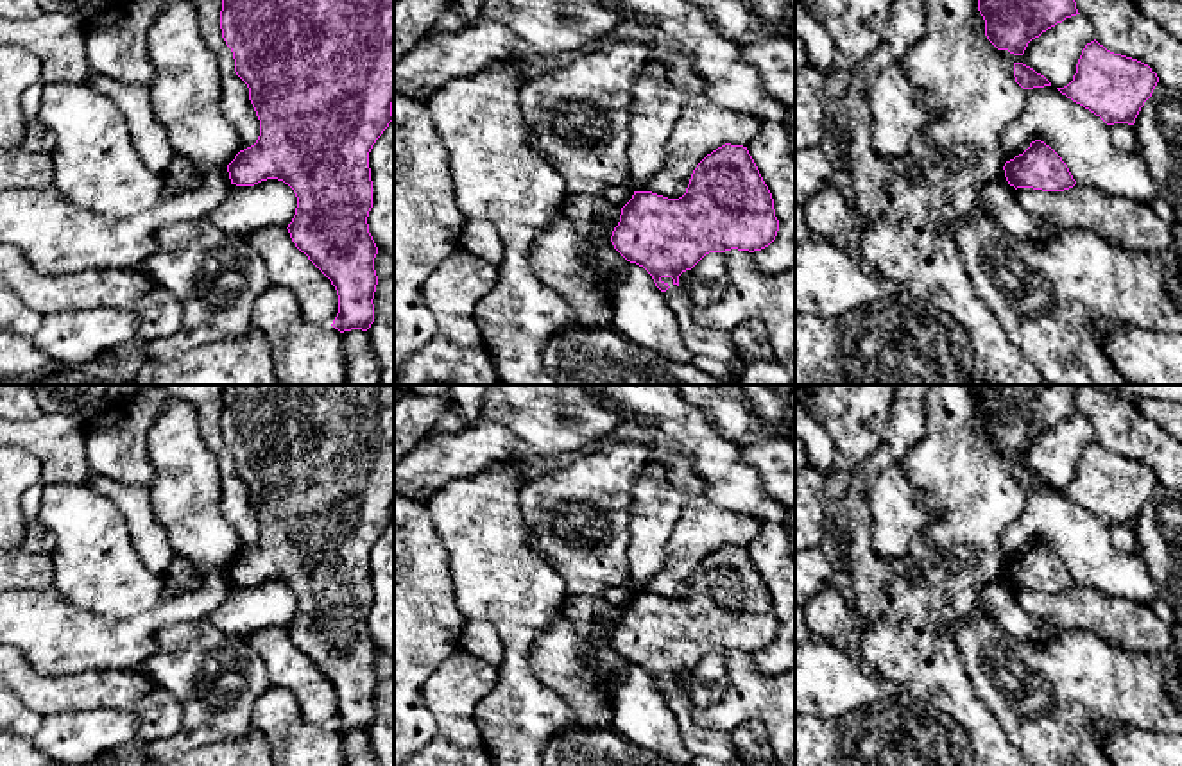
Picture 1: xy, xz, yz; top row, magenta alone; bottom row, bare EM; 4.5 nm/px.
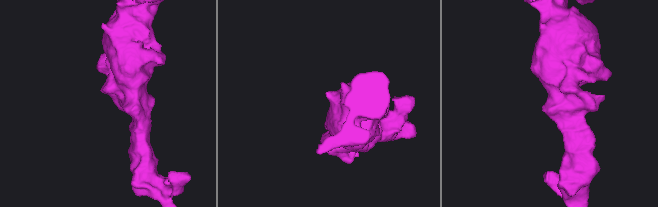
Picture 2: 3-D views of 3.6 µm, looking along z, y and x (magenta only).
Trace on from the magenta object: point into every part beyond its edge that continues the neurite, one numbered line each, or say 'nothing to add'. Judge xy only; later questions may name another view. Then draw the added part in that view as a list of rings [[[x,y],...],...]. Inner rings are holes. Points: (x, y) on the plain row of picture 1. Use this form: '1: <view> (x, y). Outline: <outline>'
nothing to add

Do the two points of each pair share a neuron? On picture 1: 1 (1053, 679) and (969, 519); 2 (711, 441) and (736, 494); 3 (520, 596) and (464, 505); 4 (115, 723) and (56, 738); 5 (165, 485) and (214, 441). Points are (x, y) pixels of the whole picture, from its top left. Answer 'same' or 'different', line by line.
1: different
2: same
3: same
4: same
5: different

